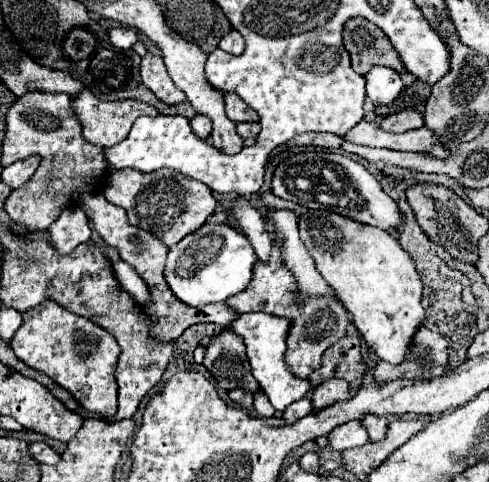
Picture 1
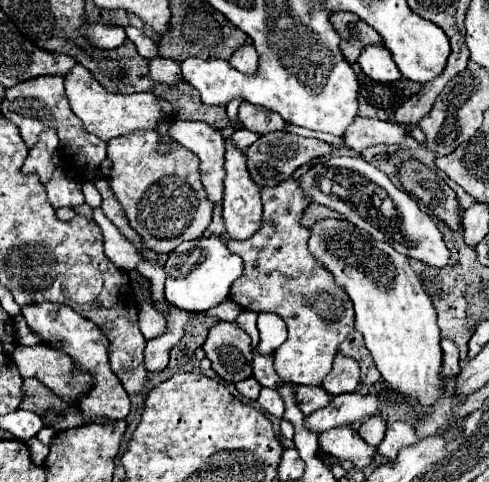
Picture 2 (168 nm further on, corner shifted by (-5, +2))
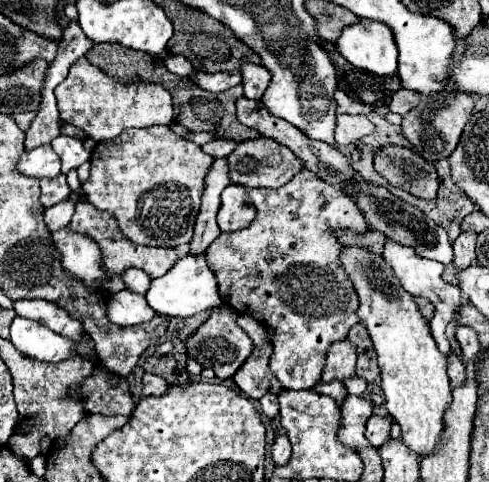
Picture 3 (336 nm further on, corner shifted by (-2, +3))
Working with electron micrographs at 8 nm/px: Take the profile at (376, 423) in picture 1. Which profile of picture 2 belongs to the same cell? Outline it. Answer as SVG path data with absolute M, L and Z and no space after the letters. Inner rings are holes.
M390 422L390 424L386 424L386 434L384 434L384 440L378 446L378 452L382 456L386 456L388 460L392 460L392 458L396 458L400 448L410 446L414 442L418 442L418 436L416 436L412 424Z

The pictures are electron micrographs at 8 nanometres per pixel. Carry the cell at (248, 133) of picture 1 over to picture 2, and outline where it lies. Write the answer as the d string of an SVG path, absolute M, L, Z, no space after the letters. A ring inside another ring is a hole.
M240 128L240 130L236 130L236 132L232 134L232 142L234 142L240 150L248 148L248 146L254 144L258 138L260 138L258 132L250 132L250 130L246 130L246 128Z

